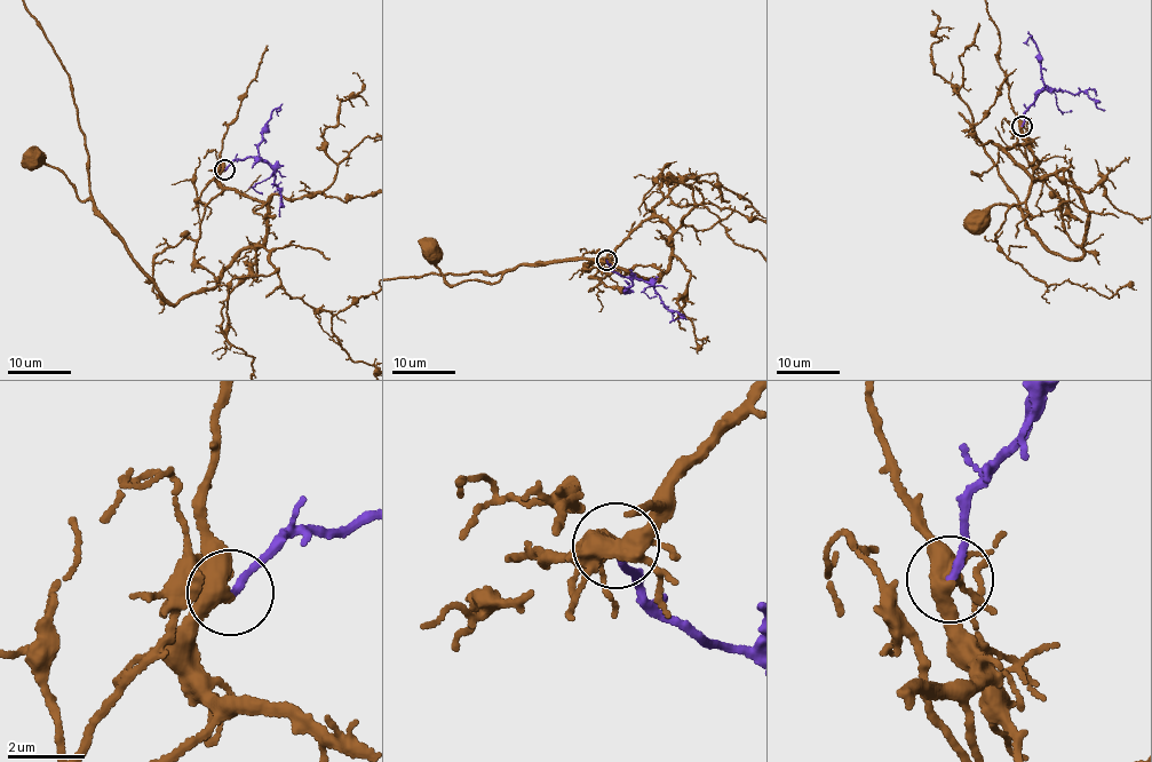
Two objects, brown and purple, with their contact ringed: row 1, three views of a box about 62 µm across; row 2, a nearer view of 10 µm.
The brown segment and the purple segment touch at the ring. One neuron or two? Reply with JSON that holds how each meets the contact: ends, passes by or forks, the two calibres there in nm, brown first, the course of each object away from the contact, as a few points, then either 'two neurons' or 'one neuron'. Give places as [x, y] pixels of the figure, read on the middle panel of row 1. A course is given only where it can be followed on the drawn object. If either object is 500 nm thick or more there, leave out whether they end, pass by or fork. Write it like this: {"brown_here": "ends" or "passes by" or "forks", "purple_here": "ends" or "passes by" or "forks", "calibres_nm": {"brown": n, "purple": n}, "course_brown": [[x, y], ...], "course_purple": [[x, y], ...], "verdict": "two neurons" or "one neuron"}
{"brown_here": "forks", "purple_here": "ends", "calibres_nm": {"brown": 360, "purple": 200}, "course_brown": [[605, 260], [652, 216], [672, 230], [657, 280], [578, 259], [452, 285], [426, 259], [433, 249]], "course_purple": [[605, 260], [612, 269], [625, 277], [652, 286], [667, 309], [685, 319]], "verdict": "one neuron"}

